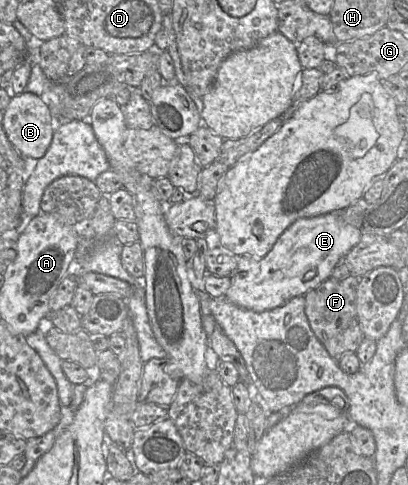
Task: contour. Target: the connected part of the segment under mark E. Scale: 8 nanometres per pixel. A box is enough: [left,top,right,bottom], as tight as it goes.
[225,213,362,312]

